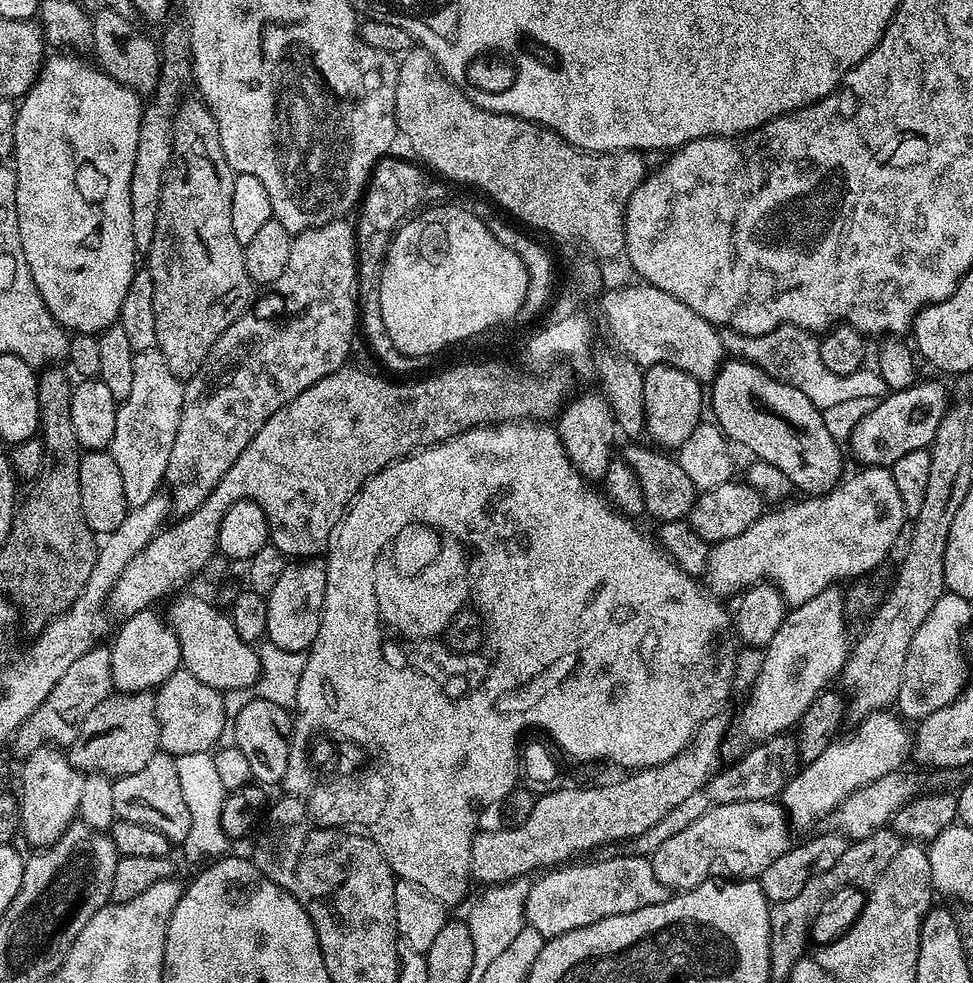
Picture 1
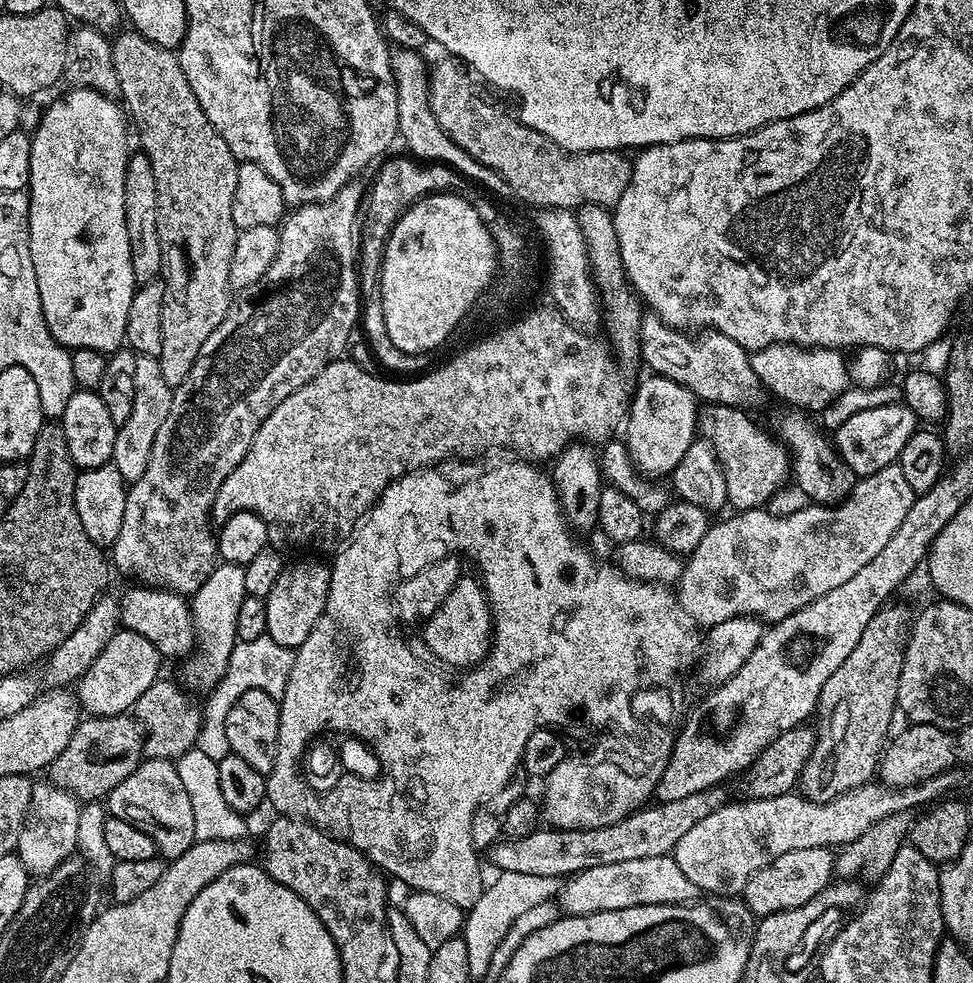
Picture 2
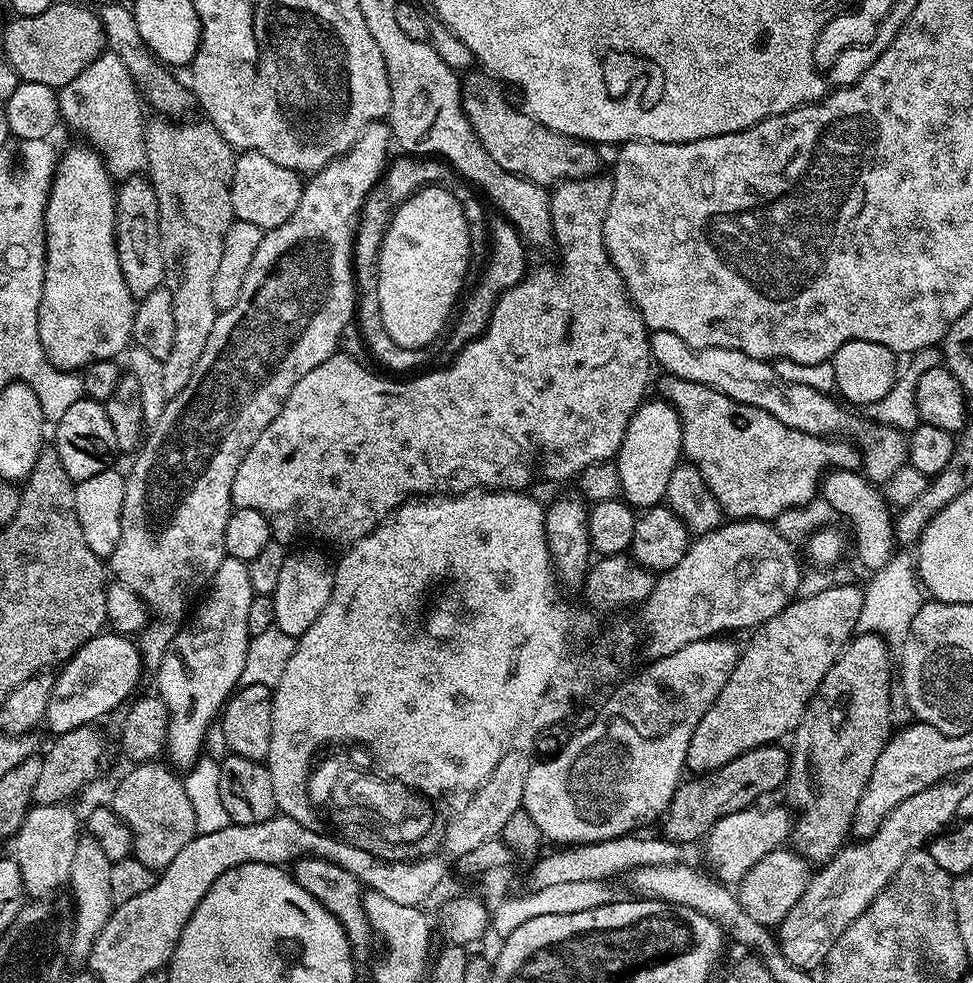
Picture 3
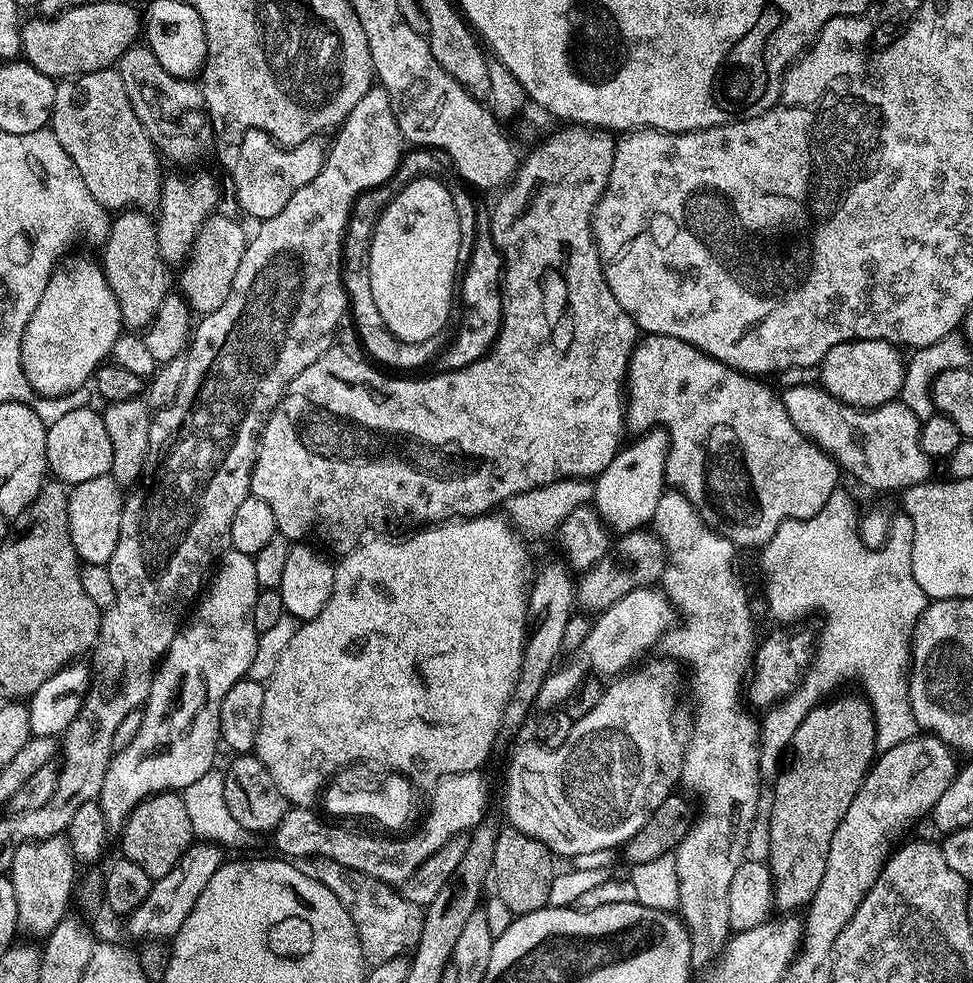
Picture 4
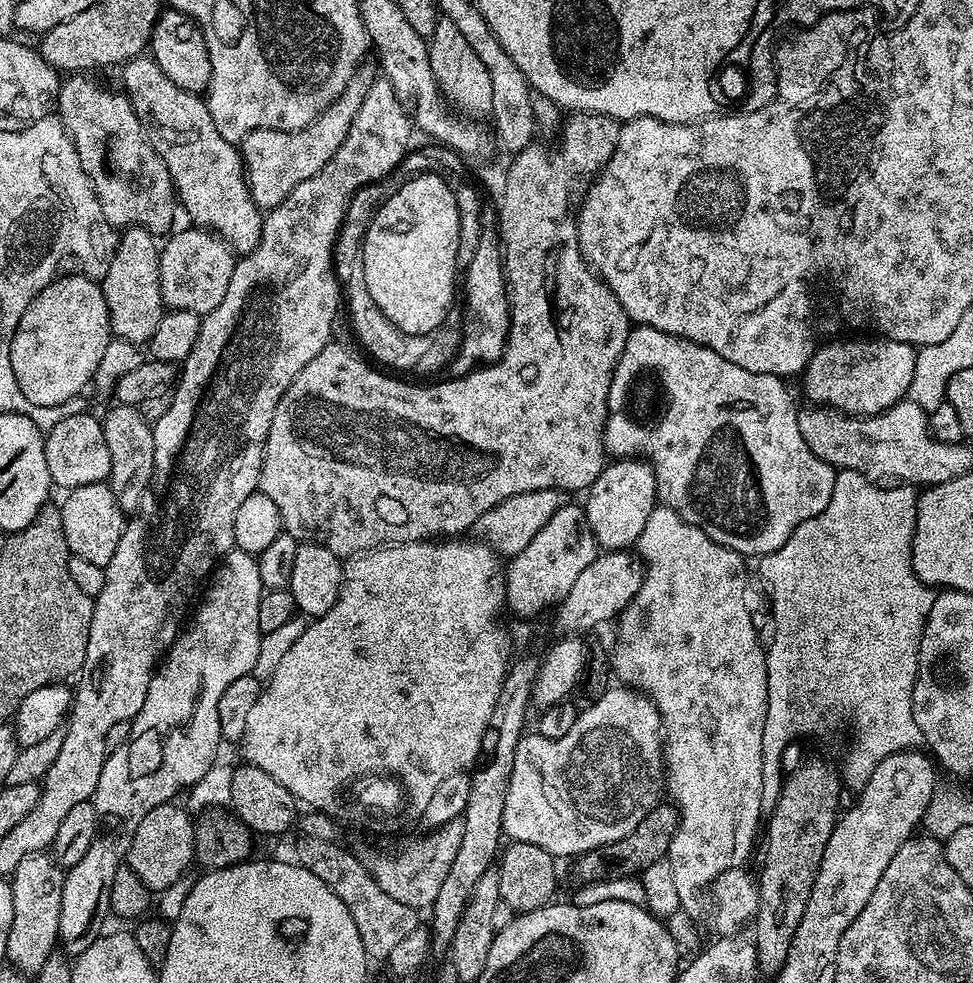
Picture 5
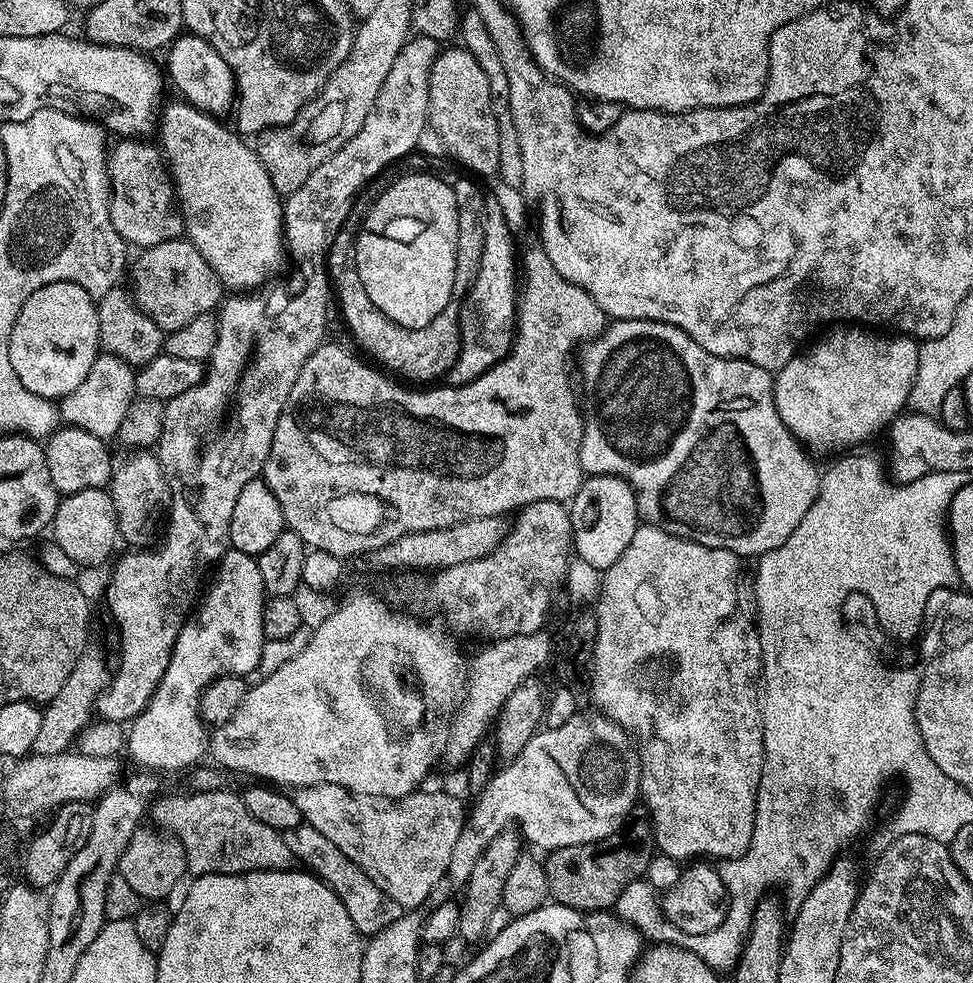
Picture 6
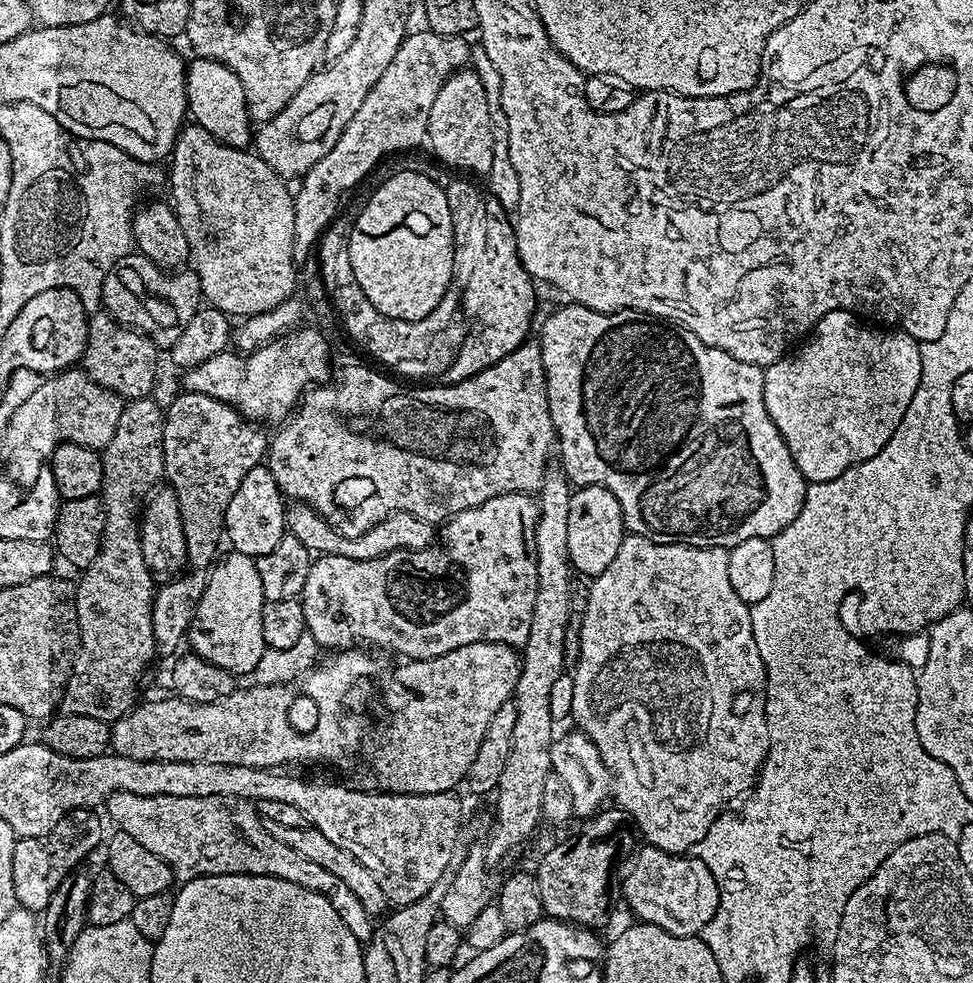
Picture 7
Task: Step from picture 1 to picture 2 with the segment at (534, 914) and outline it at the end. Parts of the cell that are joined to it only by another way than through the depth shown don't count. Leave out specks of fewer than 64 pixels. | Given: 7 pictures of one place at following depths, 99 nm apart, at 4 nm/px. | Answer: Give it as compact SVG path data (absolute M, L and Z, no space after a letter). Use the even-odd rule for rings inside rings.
M669 854L658 858L630 858L630 862L610 862L610 866L594 866L567 877L558 888L558 908L569 916L581 916L647 904L687 904L697 896L694 882L678 870L675 855Z

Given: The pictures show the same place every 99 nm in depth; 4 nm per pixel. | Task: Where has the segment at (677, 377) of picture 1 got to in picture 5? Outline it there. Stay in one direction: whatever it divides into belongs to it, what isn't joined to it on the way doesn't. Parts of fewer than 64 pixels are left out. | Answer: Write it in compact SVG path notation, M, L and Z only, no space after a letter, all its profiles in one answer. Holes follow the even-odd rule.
M639 458L613 459L598 474L598 478L592 484L591 488L587 489L587 496L588 501L583 501L582 507L597 545L601 549L610 552L631 549L642 534L642 530L646 530L646 518L650 518L650 514L658 506L656 499L656 479L654 478L652 465Z

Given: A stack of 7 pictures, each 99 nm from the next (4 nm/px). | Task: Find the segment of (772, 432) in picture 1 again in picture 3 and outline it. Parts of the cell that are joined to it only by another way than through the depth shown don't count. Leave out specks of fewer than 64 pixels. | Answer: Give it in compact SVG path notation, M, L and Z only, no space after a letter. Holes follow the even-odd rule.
M833 468L825 475L818 489L823 500L830 502L833 513L837 517L845 516L852 523L852 532L856 535L856 556L860 559L861 566L868 568L869 573L886 566L886 562L892 560L897 547L893 509L885 493L876 488L879 487L859 471Z

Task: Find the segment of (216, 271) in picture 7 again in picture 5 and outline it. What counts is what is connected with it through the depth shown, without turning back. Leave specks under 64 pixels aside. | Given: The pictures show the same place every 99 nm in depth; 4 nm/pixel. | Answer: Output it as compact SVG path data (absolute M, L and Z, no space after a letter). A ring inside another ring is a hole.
M141 54L128 61L123 65L122 72L124 72L123 91L128 97L128 101L132 104L132 109L136 111L136 117L140 119L140 124L144 128L144 133L148 135L150 146L154 146L156 153L162 158L162 162L166 162L166 170L170 170L170 178L172 185L176 187L176 195L178 197L178 204L181 209L188 211L188 216L193 225L207 228L216 233L221 240L227 240L233 253L247 254L253 252L258 246L260 235L262 234L262 226L264 225L264 216L262 210L254 202L254 198L248 189L248 178L244 170L244 158L240 154L239 147L230 142L226 142L226 138L222 138L222 134L218 134L218 126L214 126L214 118L210 118L210 110L208 109L205 97L195 92L187 92L182 90L182 86L174 86L174 82L170 82L170 78L166 78L166 74L162 74L162 70L158 66L158 62L153 60L151 55Z

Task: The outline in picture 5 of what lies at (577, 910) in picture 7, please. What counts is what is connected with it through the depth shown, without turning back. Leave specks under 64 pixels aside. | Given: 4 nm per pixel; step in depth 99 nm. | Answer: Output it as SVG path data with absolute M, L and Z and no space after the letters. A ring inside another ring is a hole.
M671 802L656 804L650 810L650 814L646 814L646 818L642 818L642 822L638 822L638 826L630 830L630 834L626 834L626 838L575 857L577 881L602 881L617 879L620 876L639 877L652 863L667 857L668 847L679 825L680 813L677 812L675 804Z

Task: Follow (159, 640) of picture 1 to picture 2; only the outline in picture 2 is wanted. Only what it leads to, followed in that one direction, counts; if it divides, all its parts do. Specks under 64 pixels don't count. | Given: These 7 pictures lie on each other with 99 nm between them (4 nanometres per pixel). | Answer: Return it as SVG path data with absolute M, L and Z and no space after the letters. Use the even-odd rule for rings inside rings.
M117 630L110 638L110 642L106 642L106 650L102 650L102 654L98 658L94 658L94 662L86 670L86 674L81 676L75 685L74 691L77 700L80 701L81 709L83 709L88 716L125 715L125 713L134 708L138 702L138 698L140 698L161 675L160 663L162 663L161 654L156 647L152 645L150 638L142 638L142 634L136 634L127 630Z

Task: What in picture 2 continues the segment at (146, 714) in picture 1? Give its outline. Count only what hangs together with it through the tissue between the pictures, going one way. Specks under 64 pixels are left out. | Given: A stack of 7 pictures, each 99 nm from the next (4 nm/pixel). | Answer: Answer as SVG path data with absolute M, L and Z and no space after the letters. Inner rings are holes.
M131 715L122 716L88 716L81 719L74 730L66 750L54 758L50 765L51 783L65 788L81 802L96 802L106 798L139 766L144 756L143 744L145 733Z

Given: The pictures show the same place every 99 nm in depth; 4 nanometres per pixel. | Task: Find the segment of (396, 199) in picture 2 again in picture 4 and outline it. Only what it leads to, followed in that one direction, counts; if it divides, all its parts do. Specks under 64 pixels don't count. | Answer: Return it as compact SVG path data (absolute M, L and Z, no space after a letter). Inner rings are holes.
M422 150L408 151L401 155L400 165L396 167L394 174L385 184L379 184L377 188L366 190L361 196L356 198L352 213L348 219L348 225L344 231L344 245L340 255L340 275L344 282L344 292L348 295L350 320L352 316L353 322L356 323L356 332L360 335L360 344L369 352L367 355L377 365L383 366L388 370L396 370L392 368L420 368L427 360L428 363L435 361L446 344L443 335L435 336L426 342L418 342L417 344L402 342L389 330L386 322L382 322L382 314L378 314L378 306L375 304L374 294L370 290L370 246L374 238L374 230L378 226L386 206L396 197L392 189L400 188L399 185L401 183L404 184L404 180L410 183L413 180L414 170L427 169L430 166L428 156Z

